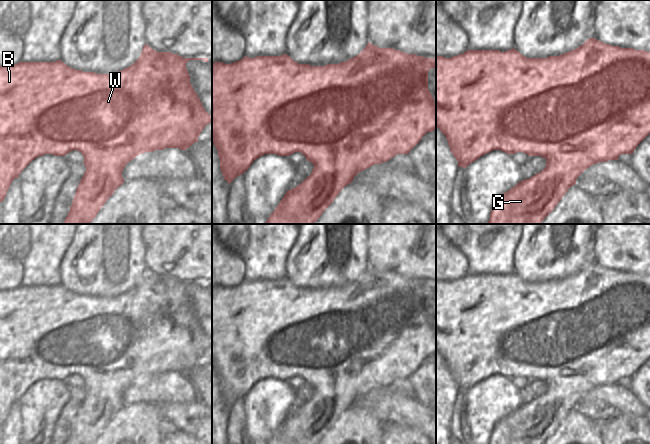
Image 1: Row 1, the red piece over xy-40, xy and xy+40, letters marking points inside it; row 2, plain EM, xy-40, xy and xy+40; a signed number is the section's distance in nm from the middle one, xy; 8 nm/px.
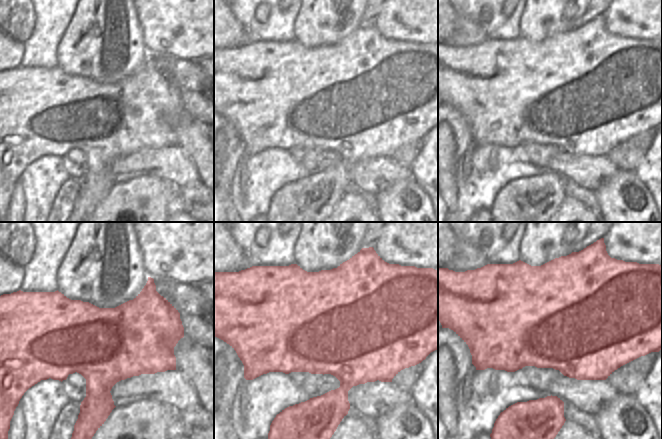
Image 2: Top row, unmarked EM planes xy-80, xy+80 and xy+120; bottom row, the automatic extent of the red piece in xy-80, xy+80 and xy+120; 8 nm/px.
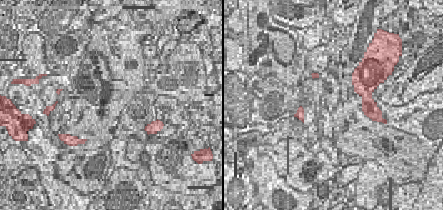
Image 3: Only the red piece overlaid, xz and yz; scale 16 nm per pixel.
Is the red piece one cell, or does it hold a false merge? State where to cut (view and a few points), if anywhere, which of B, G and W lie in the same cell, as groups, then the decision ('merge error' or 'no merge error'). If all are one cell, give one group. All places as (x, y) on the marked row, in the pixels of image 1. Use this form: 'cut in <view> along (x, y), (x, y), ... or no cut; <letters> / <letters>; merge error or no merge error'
no cut; B G W; no merge error

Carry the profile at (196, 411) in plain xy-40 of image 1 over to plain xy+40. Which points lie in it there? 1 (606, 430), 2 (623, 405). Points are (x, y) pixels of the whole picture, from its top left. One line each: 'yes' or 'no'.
1: no
2: yes

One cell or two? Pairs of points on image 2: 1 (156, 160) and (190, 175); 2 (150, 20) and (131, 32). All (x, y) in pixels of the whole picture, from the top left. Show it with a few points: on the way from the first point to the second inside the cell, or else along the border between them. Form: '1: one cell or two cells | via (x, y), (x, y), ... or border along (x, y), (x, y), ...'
1: one cell | via (164, 163), (172, 163), (182, 171)
2: two cells | border along (135, 10), (141, 27), (143, 44), (146, 49)

